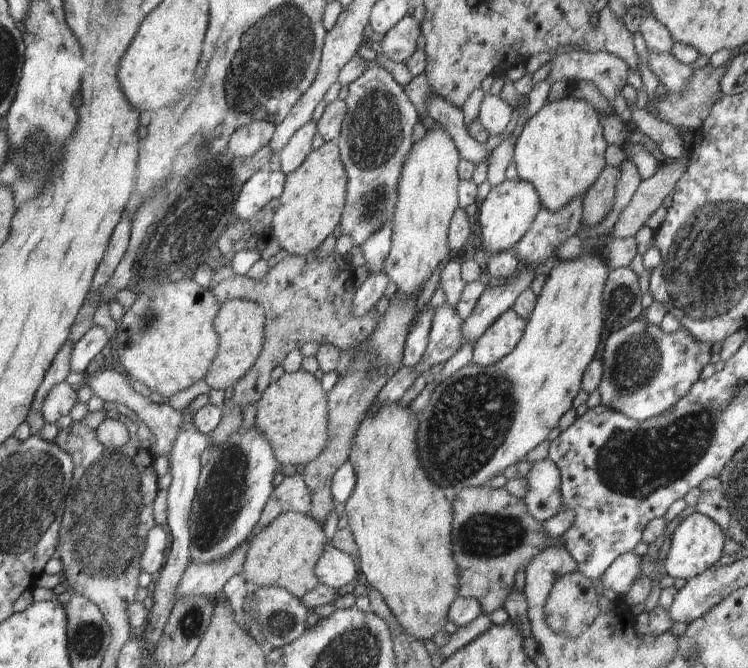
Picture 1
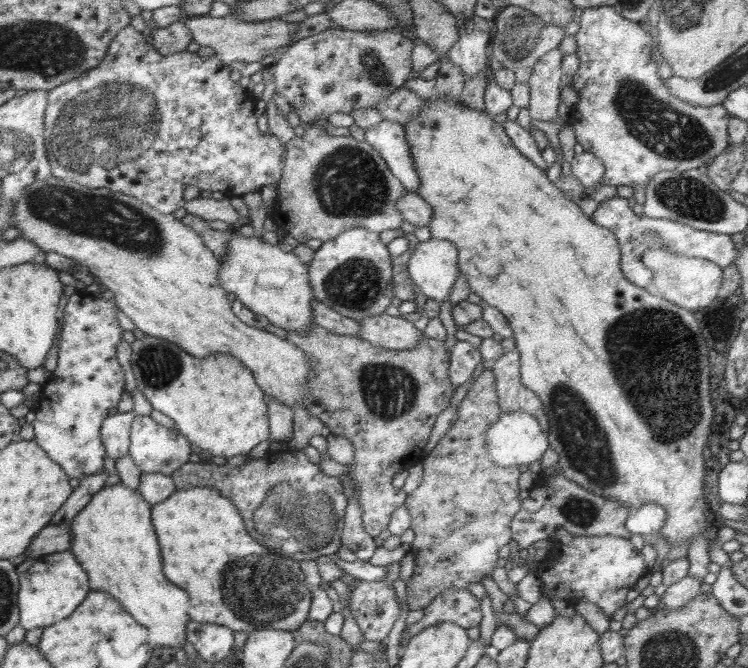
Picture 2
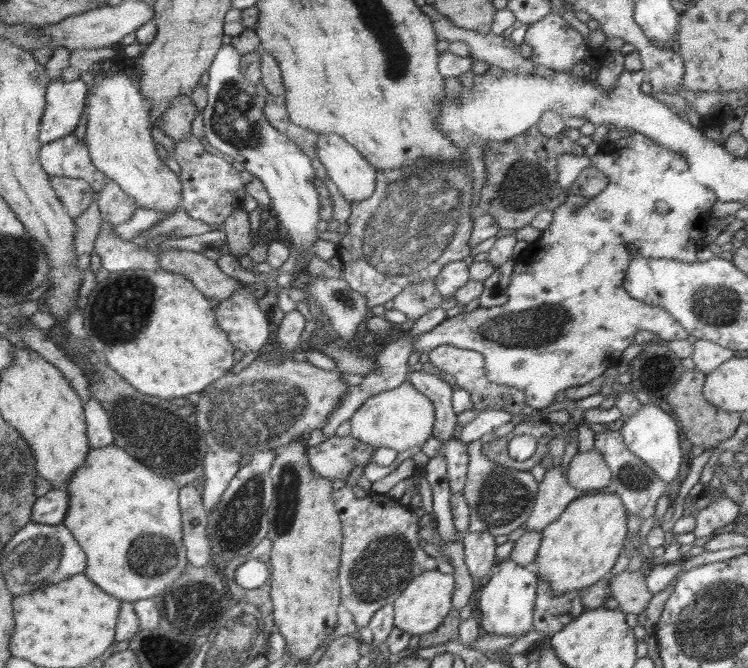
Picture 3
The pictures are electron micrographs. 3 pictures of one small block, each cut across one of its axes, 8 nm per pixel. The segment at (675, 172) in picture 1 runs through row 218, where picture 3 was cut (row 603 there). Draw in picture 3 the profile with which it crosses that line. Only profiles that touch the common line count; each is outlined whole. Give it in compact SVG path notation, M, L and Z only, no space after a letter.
M625 569L609 580L613 601L618 603L617 611L624 614L646 612L653 595L646 586L645 576L637 569Z

